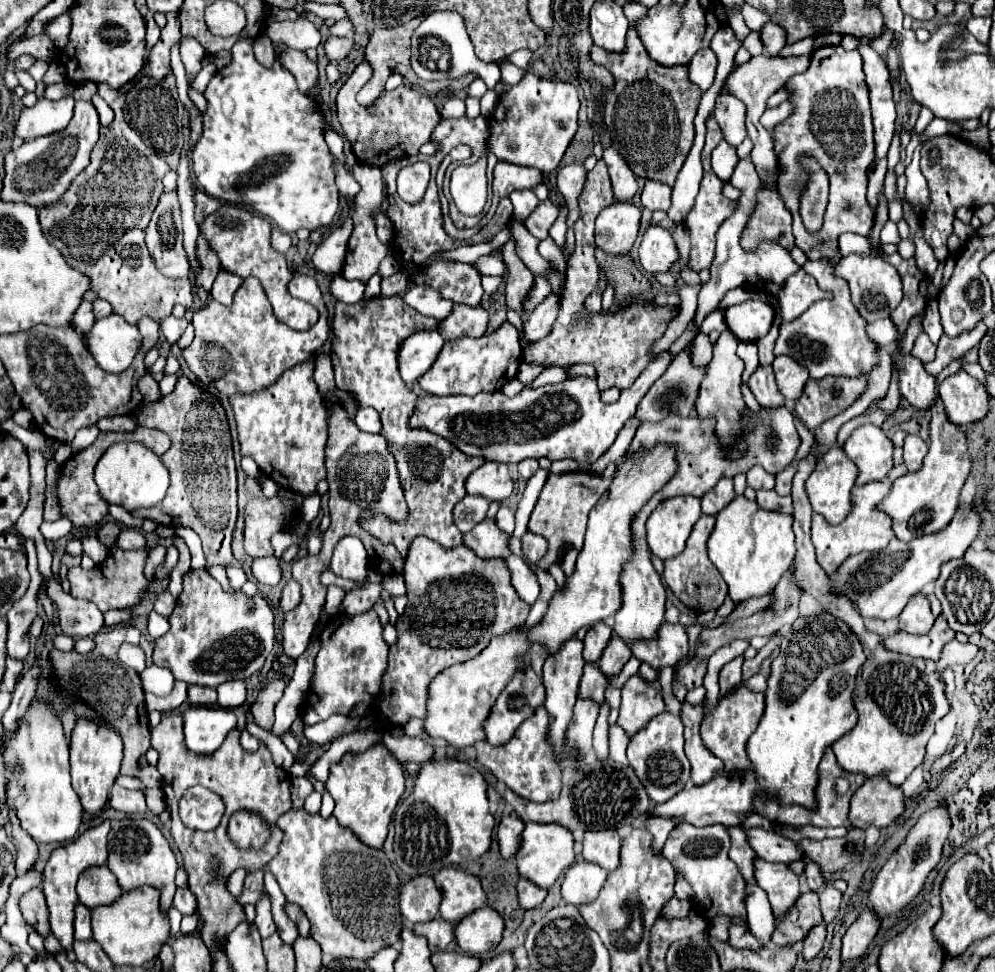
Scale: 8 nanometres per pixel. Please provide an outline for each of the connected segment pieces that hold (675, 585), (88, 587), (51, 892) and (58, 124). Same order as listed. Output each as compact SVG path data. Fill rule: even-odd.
M702 514L690 534L690 540L688 540L682 556L676 556L674 560L664 562L664 580L666 580L668 588L674 592L674 596L684 606L698 608L698 610L700 608L716 610L716 608L720 608L720 604L726 598L726 582L722 580L720 572L716 570L716 566L710 562L710 558L706 554L706 542L708 542L708 536L710 536L714 524L716 524L714 516Z
M102 524L98 530L98 538L100 542L104 542L108 546L108 558L98 564L94 570L82 570L82 568L70 568L68 570L68 580L70 580L70 594L76 598L86 598L90 602L94 602L102 612L112 610L112 608L132 608L138 606L150 588L150 580L144 574L144 566L146 566L146 558L148 558L148 548L142 550L132 550L132 552L124 552L112 546L114 538L118 536L120 528L118 524Z
M106 820L100 826L86 830L74 842L56 848L50 856L50 860L46 862L42 886L44 886L48 910L50 910L50 926L52 926L52 934L58 938L58 942L64 946L64 950L72 950L72 944L74 944L74 906L78 902L76 880L86 868L102 866L106 862L106 858L108 858L108 850L106 850L108 832L110 832L110 822Z
M64 96L56 102L50 100L38 100L34 108L24 108L14 134L20 138L38 138L38 136L48 136L52 132L58 132L60 128L66 128L74 112L74 98Z

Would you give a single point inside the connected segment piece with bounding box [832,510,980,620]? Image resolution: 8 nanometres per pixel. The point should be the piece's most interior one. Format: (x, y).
(880, 583)

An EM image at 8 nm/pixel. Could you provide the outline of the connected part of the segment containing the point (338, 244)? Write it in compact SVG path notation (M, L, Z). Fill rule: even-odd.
M350 198L348 206L348 218L346 222L334 230L314 252L312 256L312 266L318 272L324 274L338 274L338 268L342 268L342 256L346 254L346 244L352 234L352 212L354 212L354 198Z

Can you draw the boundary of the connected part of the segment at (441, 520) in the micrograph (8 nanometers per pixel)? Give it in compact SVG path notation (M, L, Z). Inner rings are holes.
M378 296L366 304L338 302L332 324L332 364L336 372L336 386L354 394L360 406L372 406L378 410L382 420L382 434L390 442L390 452L394 452L394 458L398 458L398 472L400 480L404 482L404 494L408 502L408 518L404 522L388 520L384 514L372 514L360 522L364 530L376 536L380 542L394 544L404 558L408 554L410 542L416 536L428 536L444 548L462 544L464 534L452 522L452 508L466 496L464 480L486 462L482 456L466 456L450 446L448 440L442 440L424 428L410 428L408 424L410 416L414 414L416 394L410 392L398 376L396 350L398 344L410 336L410 332L436 326L438 322L414 312L414 308L410 308L400 296Z

